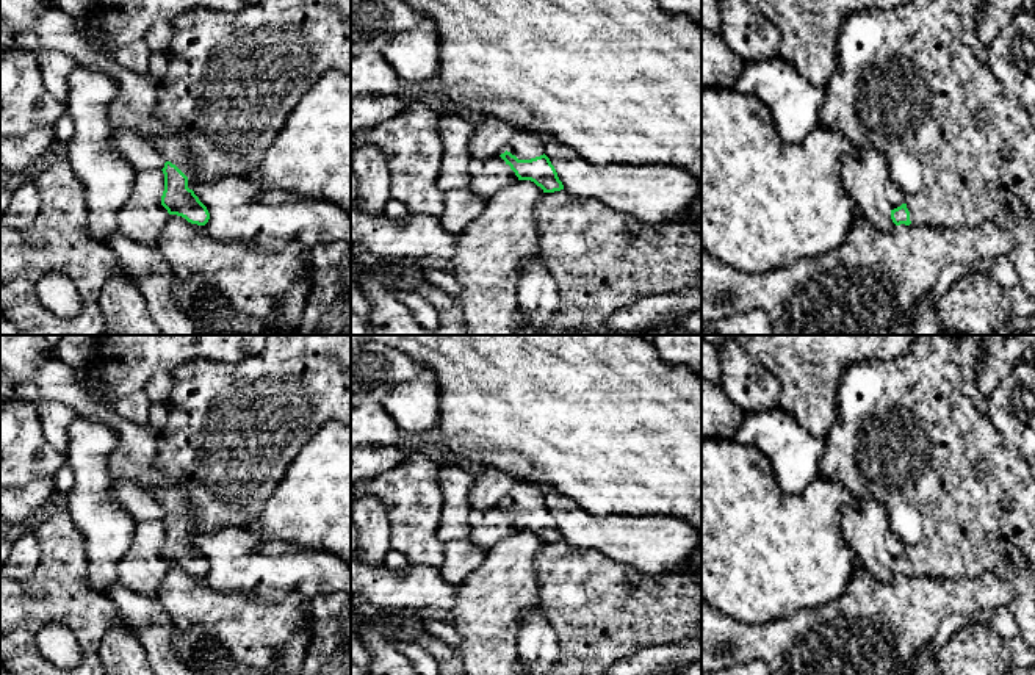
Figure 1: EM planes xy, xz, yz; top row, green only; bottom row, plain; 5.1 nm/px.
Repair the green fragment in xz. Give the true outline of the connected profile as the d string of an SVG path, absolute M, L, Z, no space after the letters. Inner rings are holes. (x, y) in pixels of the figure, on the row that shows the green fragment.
M518 130L499 157L510 166L518 180L531 180L543 190L536 205L540 230L540 254L550 269L561 298L542 335L608 335L604 323L618 310L631 307L645 296L667 294L701 287L701 232L692 224L650 224L629 213L620 213L593 199L572 196L564 190L554 166L545 155L545 136Z

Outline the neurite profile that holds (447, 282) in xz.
M424 271L424 282L429 282L451 296L457 296L462 291L462 285L451 276L443 271Z

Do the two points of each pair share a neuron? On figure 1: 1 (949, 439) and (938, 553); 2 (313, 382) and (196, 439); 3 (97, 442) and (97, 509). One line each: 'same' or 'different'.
1: same
2: same
3: same

